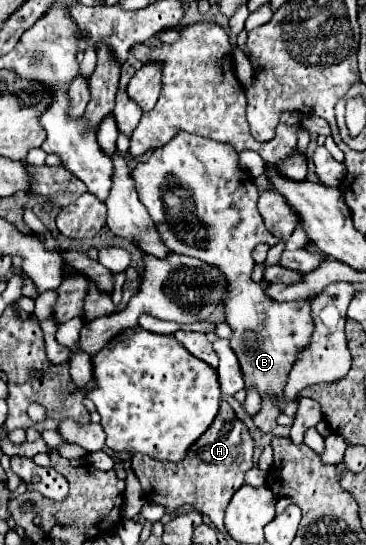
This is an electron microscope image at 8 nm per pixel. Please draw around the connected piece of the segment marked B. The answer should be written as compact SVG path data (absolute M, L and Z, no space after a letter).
M180 132L168 144L156 148L146 162L140 162L132 176L140 202L148 208L164 244L178 254L218 266L226 276L228 296L224 308L226 322L232 328L230 346L240 360L246 386L258 386L260 394L276 394L280 410L294 416L298 402L284 404L282 390L296 354L312 334L310 302L270 302L260 284L250 278L256 264L252 258L254 246L260 242L274 246L280 240L262 222L256 208L258 190L248 172L240 168L236 150L210 138Z

